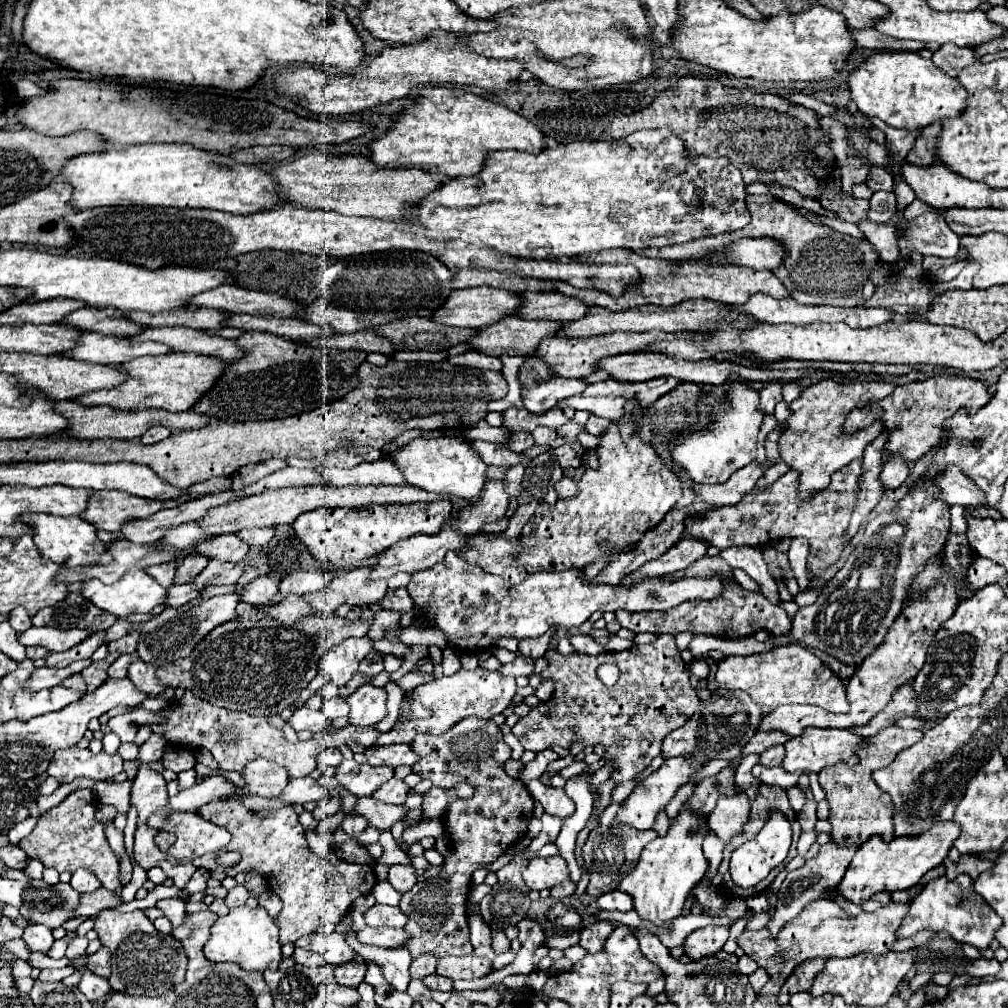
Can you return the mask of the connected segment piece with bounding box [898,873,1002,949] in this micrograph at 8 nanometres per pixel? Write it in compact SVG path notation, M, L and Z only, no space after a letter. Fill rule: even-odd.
M962 873L954 881L950 881L948 877L938 877L932 879L928 885L924 885L924 889L910 903L910 913L904 917L898 929L898 939L910 937L922 929L930 929L936 933L946 933L952 939L958 939L960 943L986 949L1000 927L1002 927L1002 919L992 911L992 907L978 893L974 893L972 879Z

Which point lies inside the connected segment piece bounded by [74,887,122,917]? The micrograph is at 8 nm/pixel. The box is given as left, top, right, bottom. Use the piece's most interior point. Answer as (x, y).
(90, 903)

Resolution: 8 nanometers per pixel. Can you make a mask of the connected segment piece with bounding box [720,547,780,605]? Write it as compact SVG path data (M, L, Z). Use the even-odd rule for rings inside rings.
M730 547L720 555L732 569L744 569L754 581L758 581L762 595L766 595L772 603L778 605L778 587L768 571L768 565L758 547Z

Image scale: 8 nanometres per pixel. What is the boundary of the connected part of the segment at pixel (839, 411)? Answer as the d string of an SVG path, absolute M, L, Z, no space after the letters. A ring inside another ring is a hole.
M824 379L824 381L818 381L810 387L806 387L802 391L802 395L790 403L790 417L788 417L788 429L784 431L784 435L780 437L778 441L778 447L780 447L780 457L782 461L786 461L790 465L790 469L796 469L800 471L800 491L802 491L802 499L806 499L810 493L814 491L820 491L824 487L828 487L830 483L830 475L834 471L838 471L840 467L848 465L852 459L858 459L862 457L866 445L876 439L880 433L882 433L882 423L874 421L870 427L864 427L856 433L846 433L844 431L844 419L848 415L848 411L852 407L862 407L866 405L868 401L876 401L876 399L884 399L886 395L890 395L890 391L894 391L894 383L888 383L888 381L834 381L834 379Z

